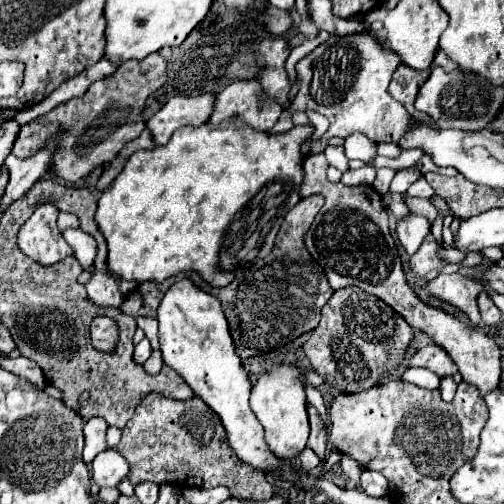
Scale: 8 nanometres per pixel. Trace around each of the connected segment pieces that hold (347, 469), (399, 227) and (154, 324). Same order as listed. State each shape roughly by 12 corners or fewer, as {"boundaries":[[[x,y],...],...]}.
{"boundaries":[[[342,456],[342,472],[360,486],[362,468],[358,462]],[[410,214],[396,224],[398,240],[412,256],[430,234],[430,222]],[[134,316],[152,348],[158,348],[158,320]]]}

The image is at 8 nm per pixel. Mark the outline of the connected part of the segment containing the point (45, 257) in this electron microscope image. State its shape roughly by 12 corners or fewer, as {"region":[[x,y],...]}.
{"region":[[42,204],[18,232],[20,250],[42,266],[72,254]]}

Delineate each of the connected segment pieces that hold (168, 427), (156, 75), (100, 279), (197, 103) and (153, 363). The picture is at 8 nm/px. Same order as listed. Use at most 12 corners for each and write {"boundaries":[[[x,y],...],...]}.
{"boundaries":[[[148,394],[116,450],[132,484],[228,486],[268,500],[268,476],[224,454],[218,414]],[[156,52],[24,124],[28,158],[64,130],[52,170],[70,182],[140,136],[166,82]],[[96,270],[88,296],[98,306],[120,308],[116,278]],[[216,94],[172,96],[150,120],[158,146],[212,116]],[[154,350],[144,362],[144,370],[158,374],[162,370],[162,352]]]}

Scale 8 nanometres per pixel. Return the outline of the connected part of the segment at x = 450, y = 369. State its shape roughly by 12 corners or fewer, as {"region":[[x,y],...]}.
{"region":[[436,344],[420,348],[410,366],[438,376],[456,374],[448,352]]}

